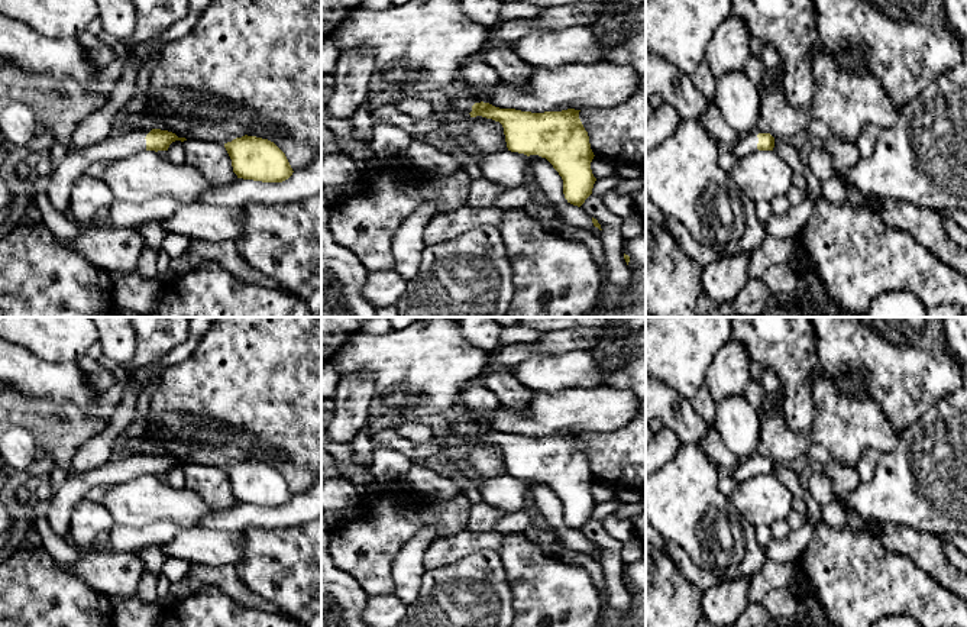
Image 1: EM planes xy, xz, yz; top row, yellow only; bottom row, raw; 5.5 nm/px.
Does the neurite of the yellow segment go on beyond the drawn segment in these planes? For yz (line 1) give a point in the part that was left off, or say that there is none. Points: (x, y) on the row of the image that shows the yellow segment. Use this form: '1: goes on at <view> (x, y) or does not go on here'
1: goes on at yz (747, 144)

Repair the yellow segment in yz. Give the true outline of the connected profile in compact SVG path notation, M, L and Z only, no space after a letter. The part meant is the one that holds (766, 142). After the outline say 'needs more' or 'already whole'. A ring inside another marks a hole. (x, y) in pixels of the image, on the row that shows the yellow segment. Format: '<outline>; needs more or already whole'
M759 127L738 138L731 151L737 158L744 158L757 151L773 151L774 138L770 133L761 132Z; needs more

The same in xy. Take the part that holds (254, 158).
M242 136L224 143L237 178L282 182L292 175L285 153L271 140Z; already whole

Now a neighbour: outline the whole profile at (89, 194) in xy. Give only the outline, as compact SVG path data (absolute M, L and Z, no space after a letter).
M81 174L71 187L68 213L80 226L90 224L94 214L114 200L109 185L98 177Z

